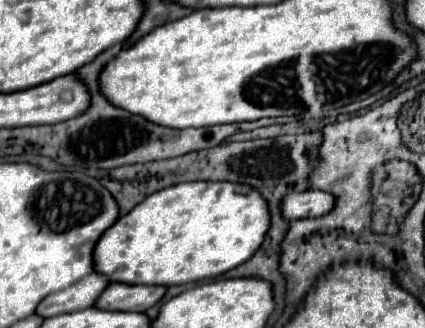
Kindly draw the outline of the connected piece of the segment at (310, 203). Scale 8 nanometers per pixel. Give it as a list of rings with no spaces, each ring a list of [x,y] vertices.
[[[308,189],[302,193],[290,193],[282,201],[282,213],[286,219],[304,219],[304,217],[322,217],[334,209],[332,193],[320,189]]]

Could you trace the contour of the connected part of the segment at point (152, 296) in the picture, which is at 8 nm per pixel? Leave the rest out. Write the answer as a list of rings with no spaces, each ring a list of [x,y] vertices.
[[[110,283],[108,289],[100,295],[96,305],[100,309],[124,309],[124,311],[148,311],[164,295],[168,287],[164,285],[128,285],[128,283]]]

